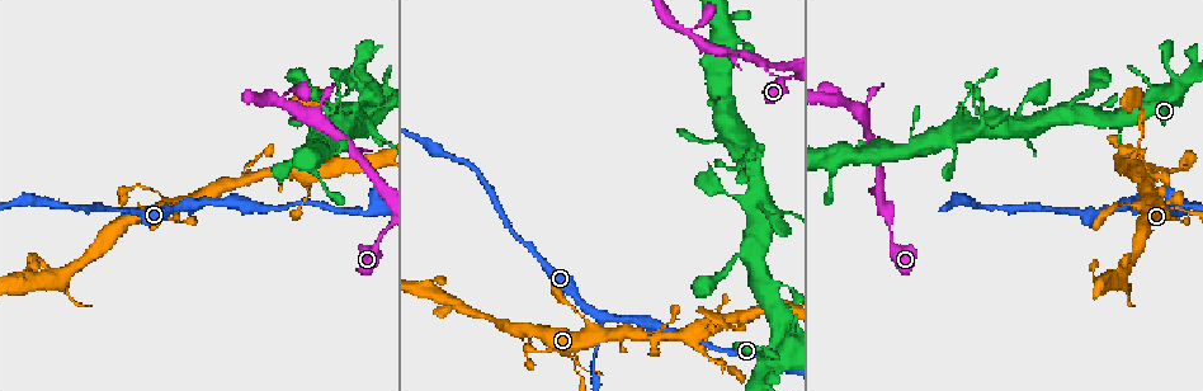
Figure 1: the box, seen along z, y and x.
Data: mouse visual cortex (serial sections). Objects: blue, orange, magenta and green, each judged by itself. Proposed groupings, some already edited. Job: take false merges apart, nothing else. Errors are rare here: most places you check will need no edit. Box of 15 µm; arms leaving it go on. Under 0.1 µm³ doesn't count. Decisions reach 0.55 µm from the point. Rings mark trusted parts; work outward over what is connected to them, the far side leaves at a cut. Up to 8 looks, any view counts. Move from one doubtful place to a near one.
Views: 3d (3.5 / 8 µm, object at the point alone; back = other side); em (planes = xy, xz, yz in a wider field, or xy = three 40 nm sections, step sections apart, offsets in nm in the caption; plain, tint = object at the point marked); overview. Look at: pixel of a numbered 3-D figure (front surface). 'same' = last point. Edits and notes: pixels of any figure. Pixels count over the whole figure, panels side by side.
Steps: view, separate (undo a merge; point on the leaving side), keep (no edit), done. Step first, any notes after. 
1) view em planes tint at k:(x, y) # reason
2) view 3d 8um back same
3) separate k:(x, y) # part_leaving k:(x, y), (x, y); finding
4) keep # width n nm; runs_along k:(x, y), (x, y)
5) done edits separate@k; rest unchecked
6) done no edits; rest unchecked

view em xy step 2 tint at 1:(605, 317) # arms part here

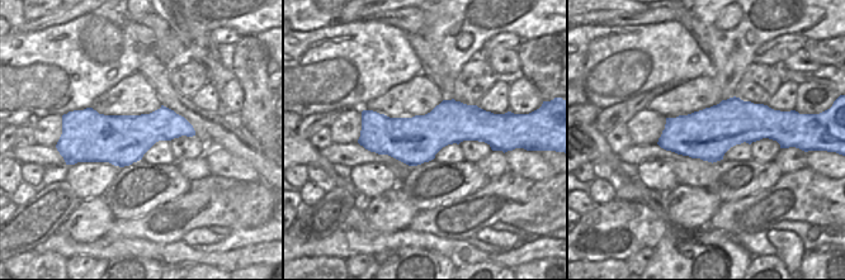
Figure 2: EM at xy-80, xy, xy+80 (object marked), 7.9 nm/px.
view 3d 3.5um same

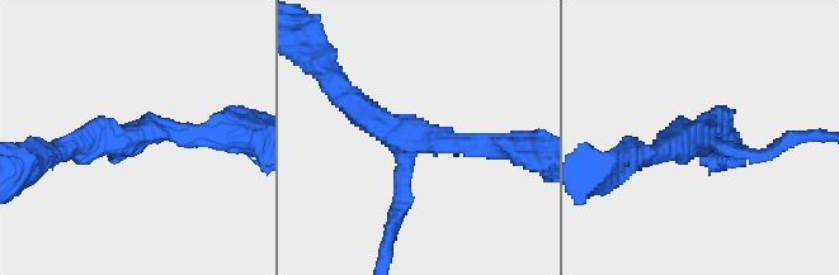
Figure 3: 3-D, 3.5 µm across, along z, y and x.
keep # arm_widths 200, 250, 300 nm; runs_along 3:(339, 93), (410, 138), (495, 145); continuous, no second cell

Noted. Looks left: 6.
view 3d 3.5um at 1:(683, 335) # a fork

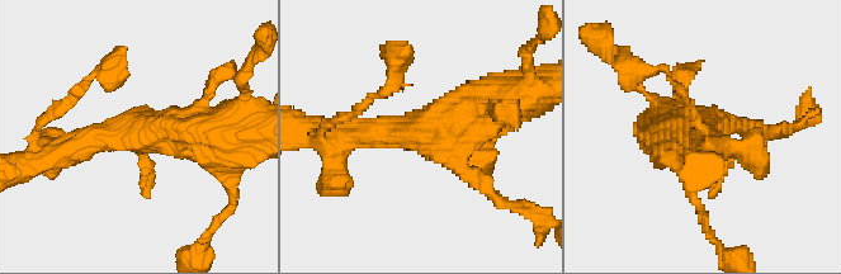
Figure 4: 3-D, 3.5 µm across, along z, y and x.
view em xy step 3 tint at 4:(424, 129)

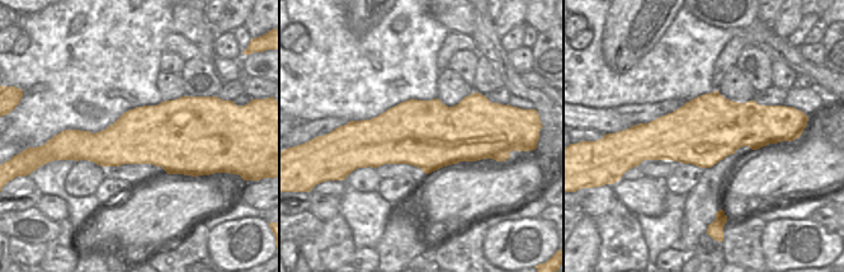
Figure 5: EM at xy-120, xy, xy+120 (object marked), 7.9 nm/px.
keep # runs_along 4:(344, 136), (421, 133), (504, 100); one cell here

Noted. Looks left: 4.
view 3d 3.5um at 1:(1167, 103) # abrupt turn

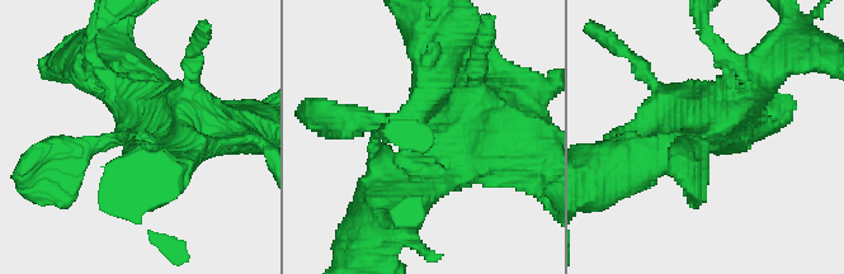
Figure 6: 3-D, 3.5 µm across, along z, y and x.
view em xy step 1 tint at 6:(703, 135)

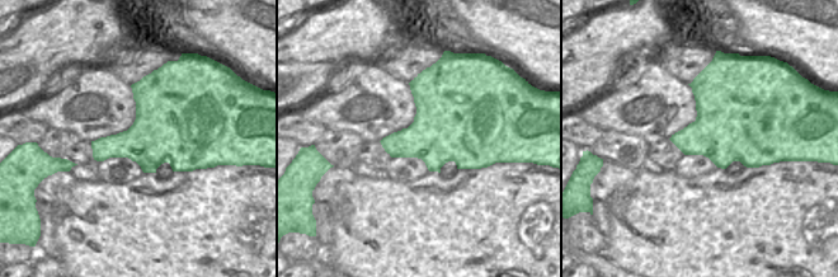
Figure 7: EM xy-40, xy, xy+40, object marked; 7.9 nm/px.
keep # runs_along 6:(60, 157), (150, 131), (118, 88); continuous, no second cell

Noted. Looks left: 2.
done no edits; rest unchecked

